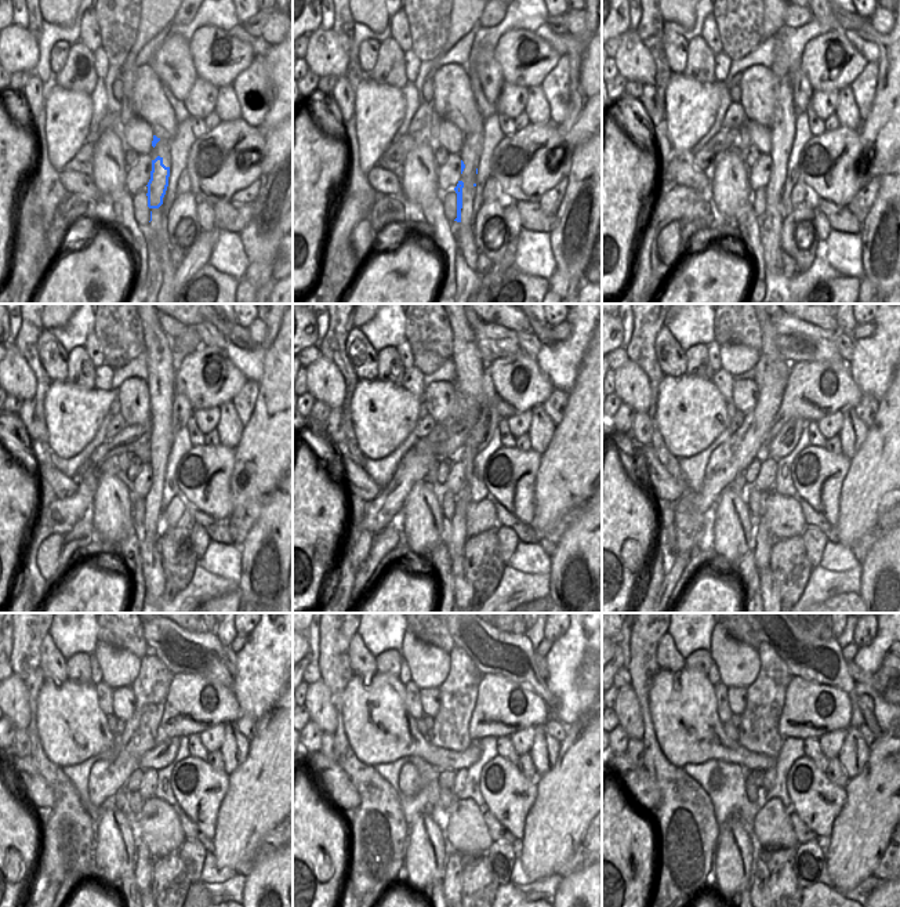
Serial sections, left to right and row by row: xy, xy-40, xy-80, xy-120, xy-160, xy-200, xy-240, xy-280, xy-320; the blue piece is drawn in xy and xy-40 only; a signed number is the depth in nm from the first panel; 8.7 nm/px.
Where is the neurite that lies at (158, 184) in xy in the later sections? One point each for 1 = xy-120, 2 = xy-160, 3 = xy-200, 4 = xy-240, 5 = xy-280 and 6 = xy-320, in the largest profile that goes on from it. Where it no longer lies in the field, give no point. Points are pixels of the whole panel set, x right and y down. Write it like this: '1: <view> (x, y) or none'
1: xy-120 (149, 525)
2: xy-160 (456, 541)
3: xy-200 (764, 540)
4: xy-240 (144, 864)
5: xy-280 (453, 870)
6: xy-320 (759, 893)

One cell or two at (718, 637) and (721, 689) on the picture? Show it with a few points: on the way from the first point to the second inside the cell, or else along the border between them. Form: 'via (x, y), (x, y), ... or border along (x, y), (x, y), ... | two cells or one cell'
border along (719, 682), (728, 686) | two cells

